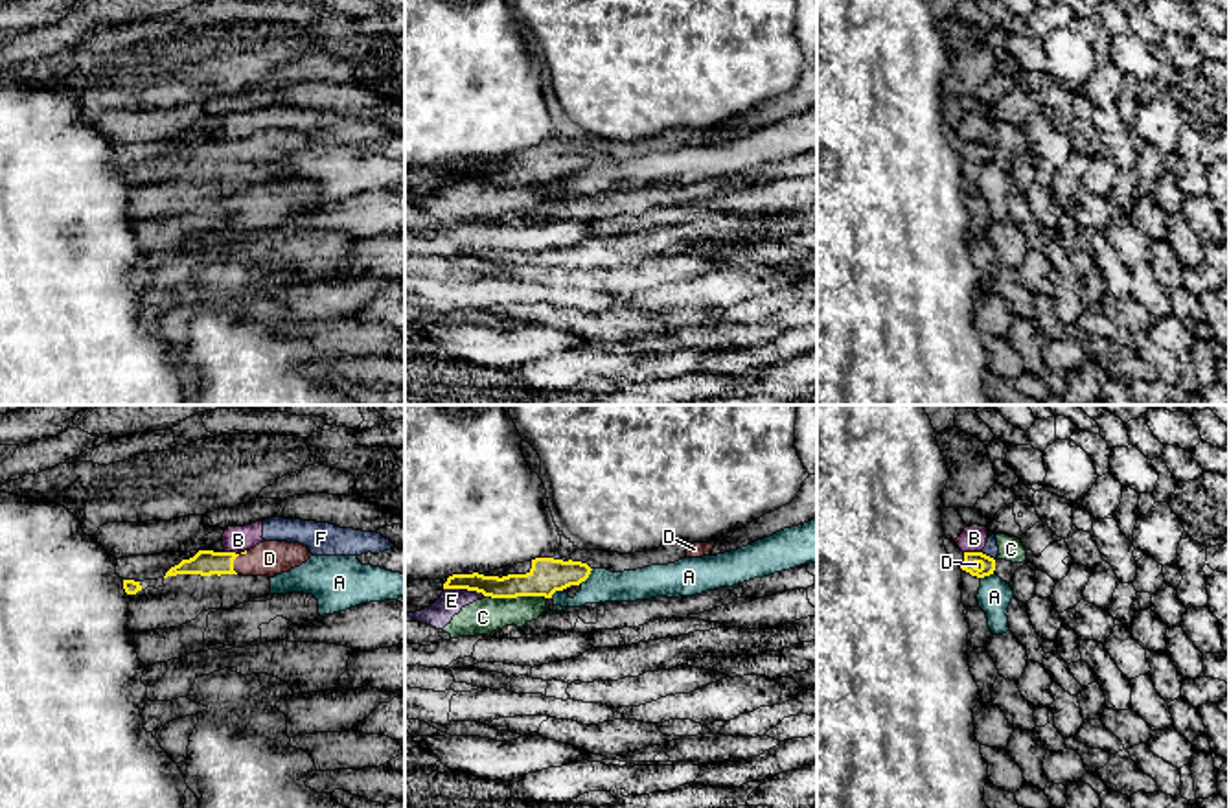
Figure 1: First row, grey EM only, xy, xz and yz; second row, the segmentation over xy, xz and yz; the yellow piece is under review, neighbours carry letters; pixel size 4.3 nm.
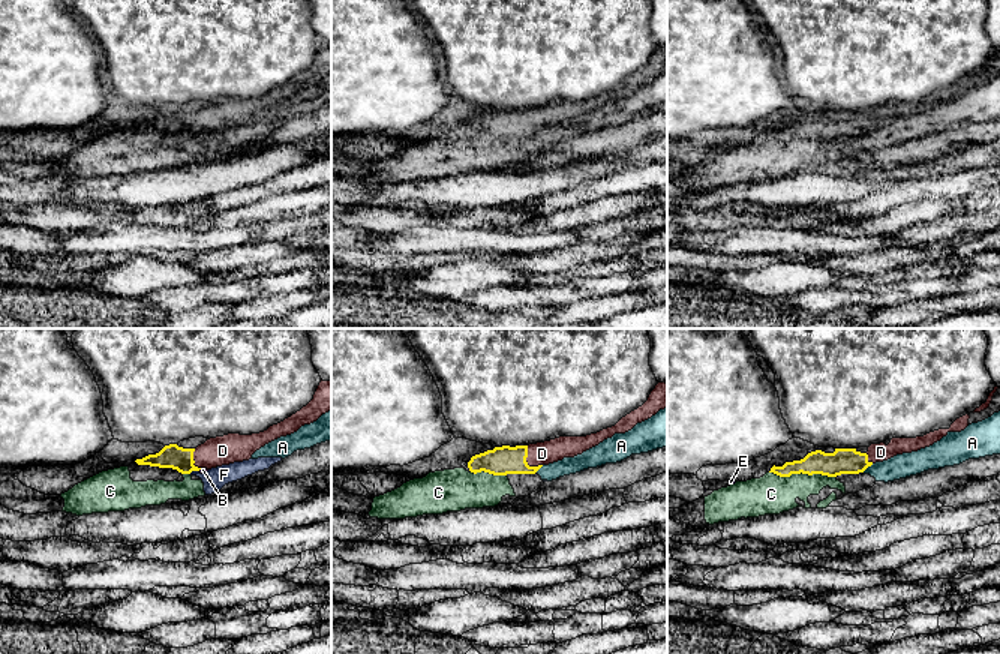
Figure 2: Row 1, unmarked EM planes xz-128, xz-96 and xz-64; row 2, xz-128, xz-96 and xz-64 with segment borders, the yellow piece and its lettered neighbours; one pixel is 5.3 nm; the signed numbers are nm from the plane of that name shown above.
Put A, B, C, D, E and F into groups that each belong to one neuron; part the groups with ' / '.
A / B C E F / D

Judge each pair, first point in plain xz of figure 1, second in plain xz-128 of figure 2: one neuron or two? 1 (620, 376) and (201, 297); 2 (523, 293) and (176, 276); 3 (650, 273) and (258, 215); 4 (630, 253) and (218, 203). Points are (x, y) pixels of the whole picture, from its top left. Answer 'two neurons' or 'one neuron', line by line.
1: one neuron
2: two neurons
3: one neuron
4: one neuron

